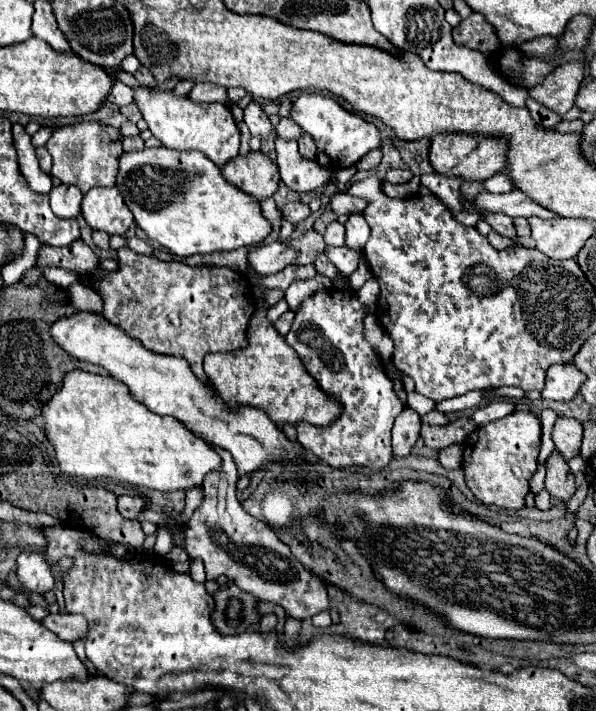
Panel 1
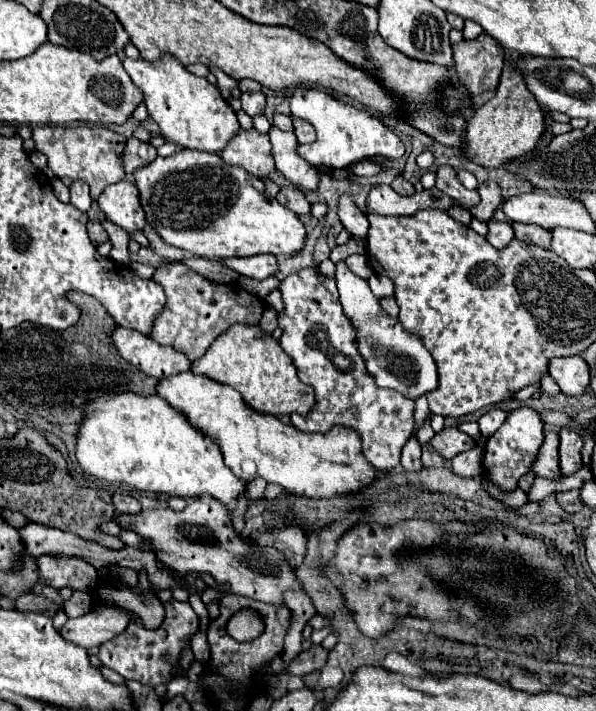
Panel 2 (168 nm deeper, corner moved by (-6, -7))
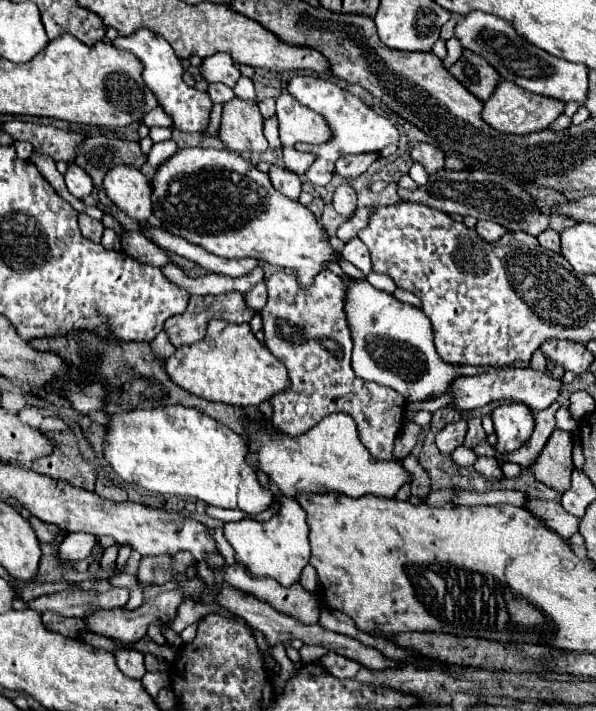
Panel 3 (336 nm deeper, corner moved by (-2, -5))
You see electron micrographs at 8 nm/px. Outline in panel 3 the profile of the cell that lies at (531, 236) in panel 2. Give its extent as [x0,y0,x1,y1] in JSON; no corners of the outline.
[538,231,560,253]

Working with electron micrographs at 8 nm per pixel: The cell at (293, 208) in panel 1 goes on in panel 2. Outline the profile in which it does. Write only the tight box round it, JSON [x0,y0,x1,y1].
[276,185,310,217]

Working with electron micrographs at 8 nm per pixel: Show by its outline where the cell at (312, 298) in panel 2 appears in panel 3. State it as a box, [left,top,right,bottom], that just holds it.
[262,271,406,461]

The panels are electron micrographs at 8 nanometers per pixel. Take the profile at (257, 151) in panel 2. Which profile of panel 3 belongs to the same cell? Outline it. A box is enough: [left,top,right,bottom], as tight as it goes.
[218,97,268,153]

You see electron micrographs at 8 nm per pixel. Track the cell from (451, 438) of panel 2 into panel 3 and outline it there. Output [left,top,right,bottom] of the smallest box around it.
[436,421,468,455]

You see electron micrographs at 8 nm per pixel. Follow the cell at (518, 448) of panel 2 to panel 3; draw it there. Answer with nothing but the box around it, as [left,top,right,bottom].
[492,403,534,453]

